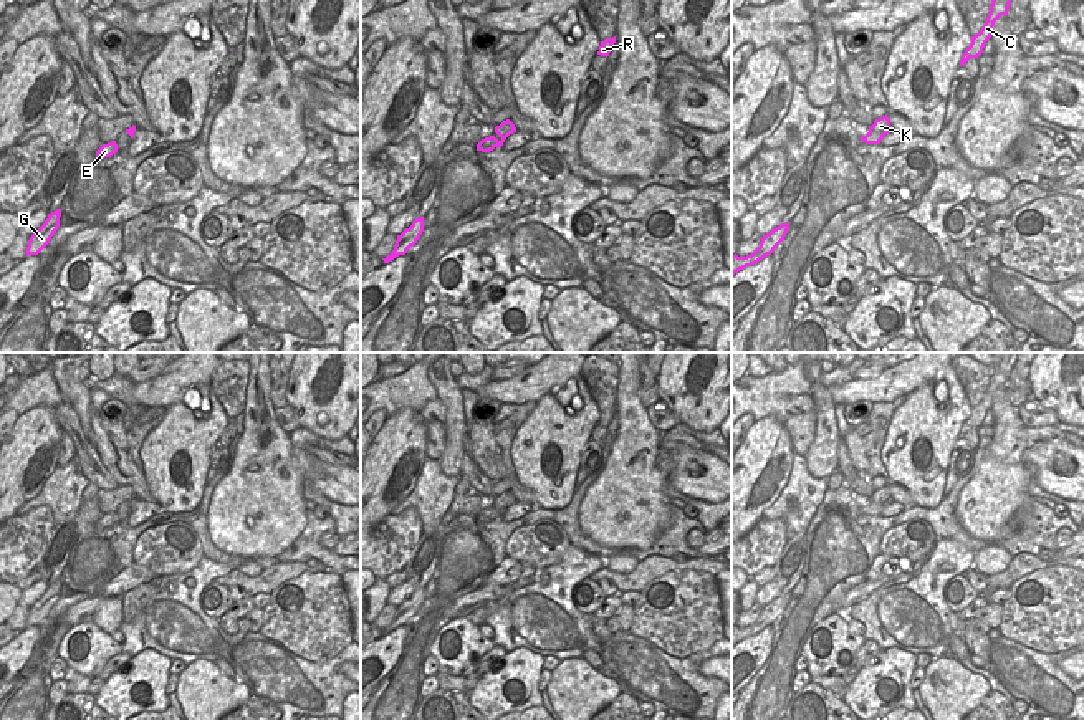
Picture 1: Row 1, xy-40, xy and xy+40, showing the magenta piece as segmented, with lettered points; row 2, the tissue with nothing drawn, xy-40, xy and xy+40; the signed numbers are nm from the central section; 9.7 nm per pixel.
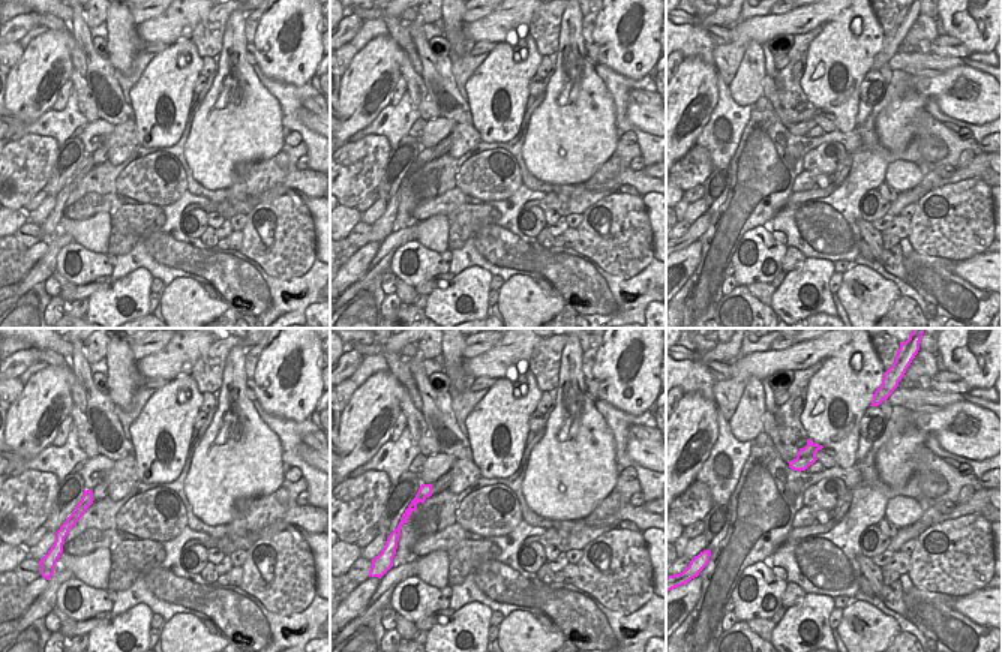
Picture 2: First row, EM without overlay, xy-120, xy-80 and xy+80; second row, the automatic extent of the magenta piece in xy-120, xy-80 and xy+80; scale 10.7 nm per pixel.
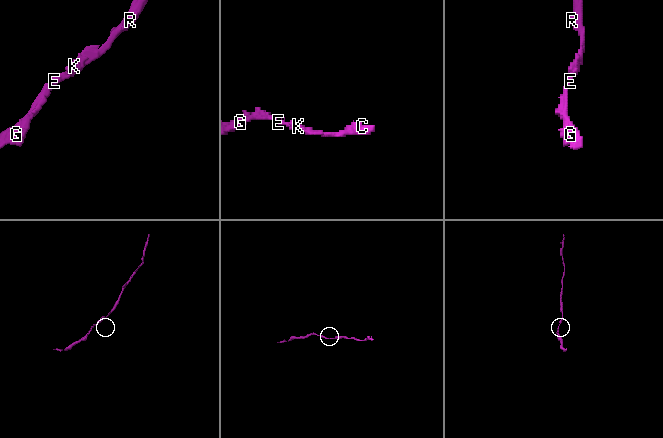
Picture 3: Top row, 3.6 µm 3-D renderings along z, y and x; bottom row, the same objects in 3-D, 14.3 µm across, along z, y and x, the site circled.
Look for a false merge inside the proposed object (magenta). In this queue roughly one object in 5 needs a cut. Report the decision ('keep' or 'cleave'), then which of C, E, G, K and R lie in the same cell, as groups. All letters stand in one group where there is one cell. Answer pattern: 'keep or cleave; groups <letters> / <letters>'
keep; groups C E G K R

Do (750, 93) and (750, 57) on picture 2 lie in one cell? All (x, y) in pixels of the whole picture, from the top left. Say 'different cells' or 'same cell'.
same cell

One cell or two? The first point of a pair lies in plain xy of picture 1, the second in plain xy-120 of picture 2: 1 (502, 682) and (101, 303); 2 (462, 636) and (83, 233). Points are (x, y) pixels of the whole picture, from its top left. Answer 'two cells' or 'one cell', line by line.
1: one cell
2: two cells

